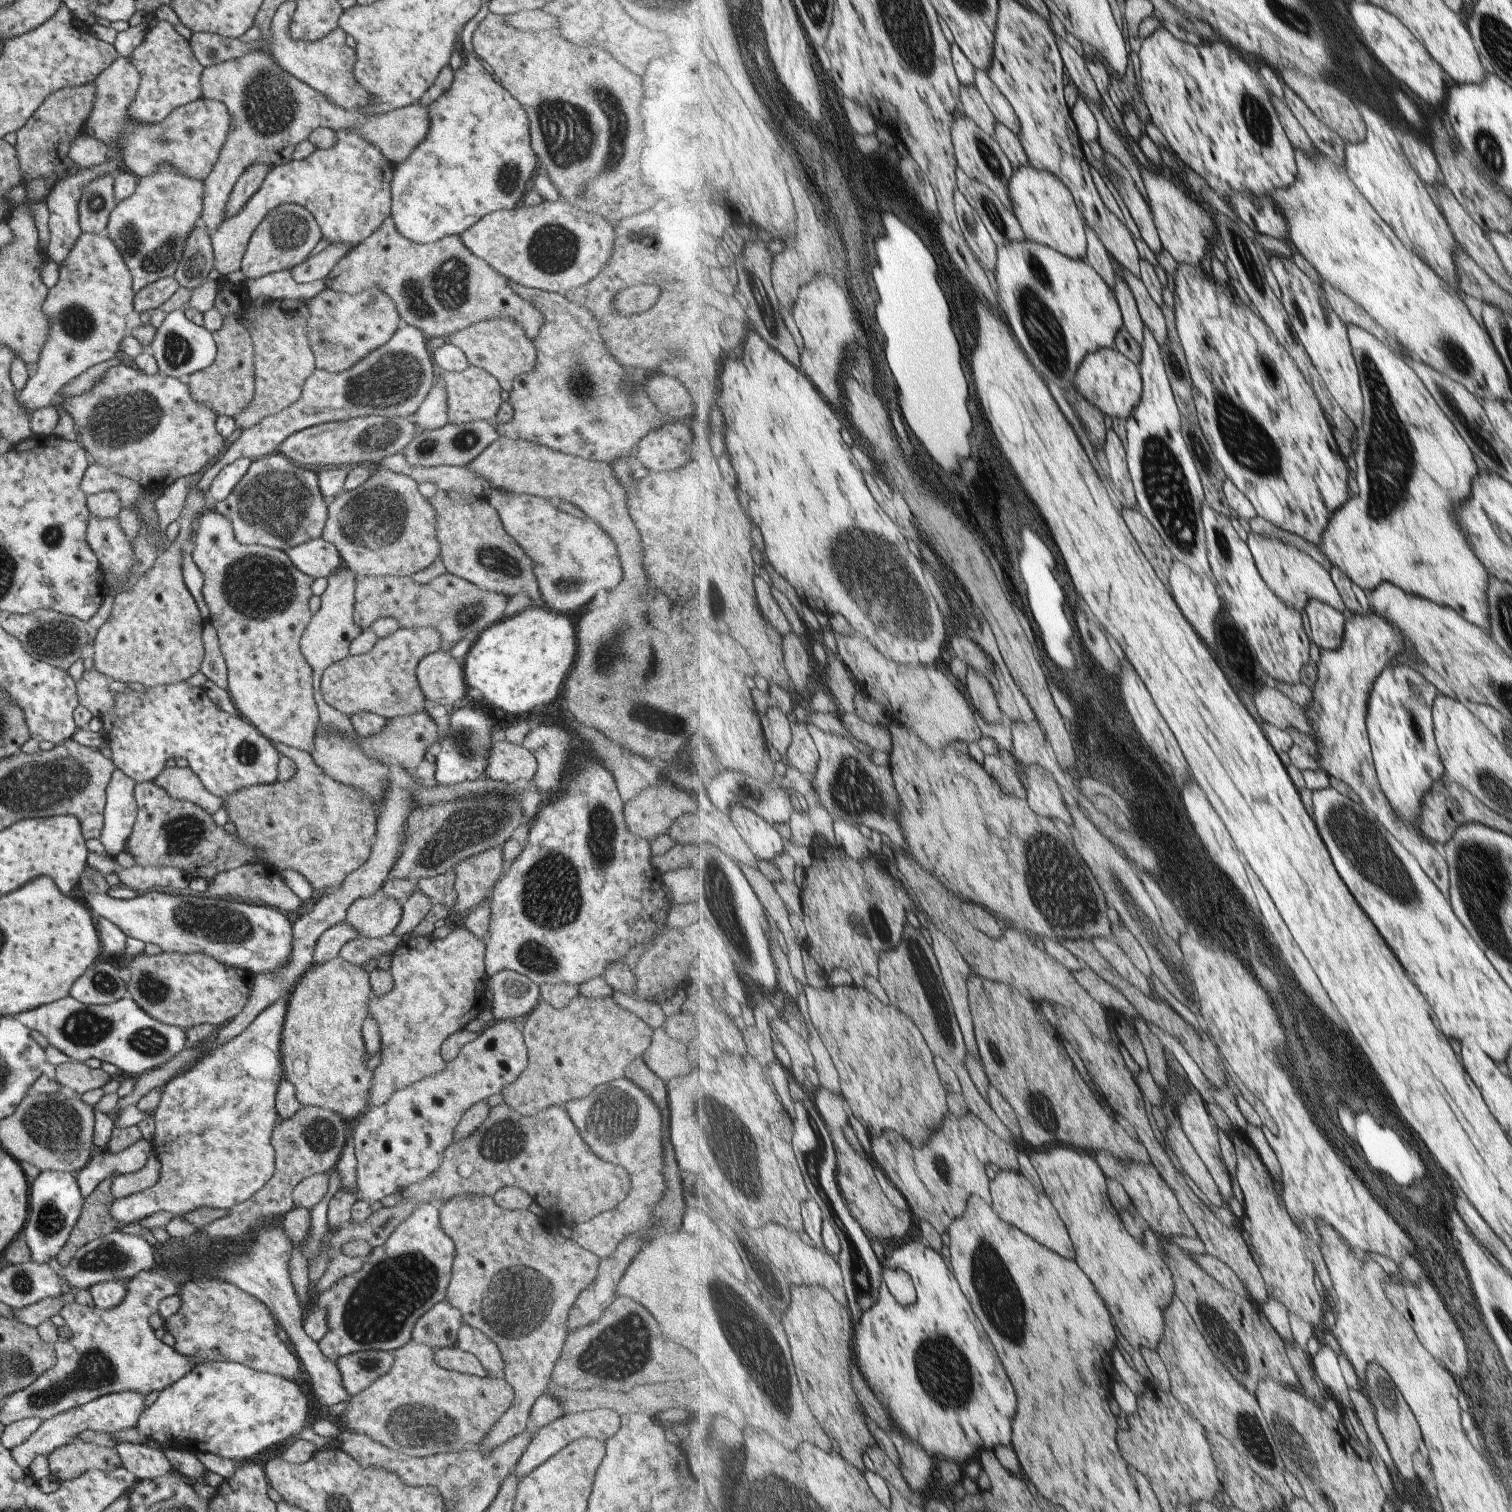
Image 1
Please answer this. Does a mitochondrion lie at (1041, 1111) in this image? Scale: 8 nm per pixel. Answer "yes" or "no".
yes

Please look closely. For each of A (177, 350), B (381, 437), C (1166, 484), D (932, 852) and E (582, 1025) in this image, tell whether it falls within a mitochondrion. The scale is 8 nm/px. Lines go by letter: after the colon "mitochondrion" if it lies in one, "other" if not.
A: mitochondrion
B: mitochondrion
C: mitochondrion
D: other
E: other

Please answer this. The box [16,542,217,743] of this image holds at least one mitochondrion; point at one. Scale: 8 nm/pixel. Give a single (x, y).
(57, 639)

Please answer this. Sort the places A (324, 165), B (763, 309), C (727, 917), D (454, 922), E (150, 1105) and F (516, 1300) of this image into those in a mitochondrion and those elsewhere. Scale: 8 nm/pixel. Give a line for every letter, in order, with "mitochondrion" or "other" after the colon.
A: other
B: mitochondrion
C: mitochondrion
D: other
E: other
F: mitochondrion

